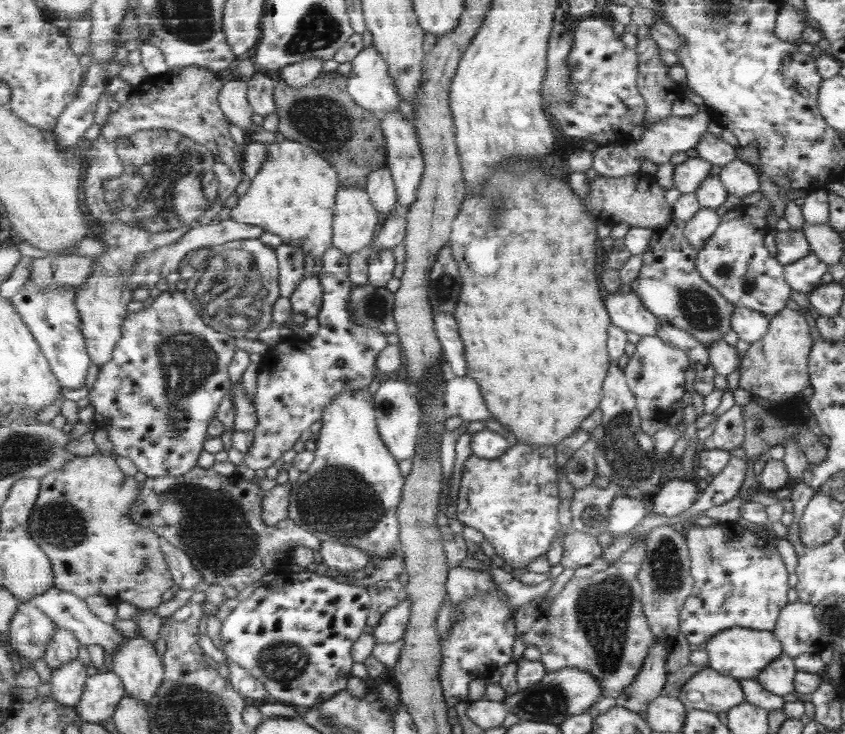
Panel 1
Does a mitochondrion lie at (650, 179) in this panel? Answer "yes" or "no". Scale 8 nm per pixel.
no

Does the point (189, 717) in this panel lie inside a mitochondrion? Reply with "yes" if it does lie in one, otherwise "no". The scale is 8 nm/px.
yes

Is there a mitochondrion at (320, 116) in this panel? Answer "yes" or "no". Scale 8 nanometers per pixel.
yes

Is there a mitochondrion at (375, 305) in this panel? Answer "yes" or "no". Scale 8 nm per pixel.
yes

